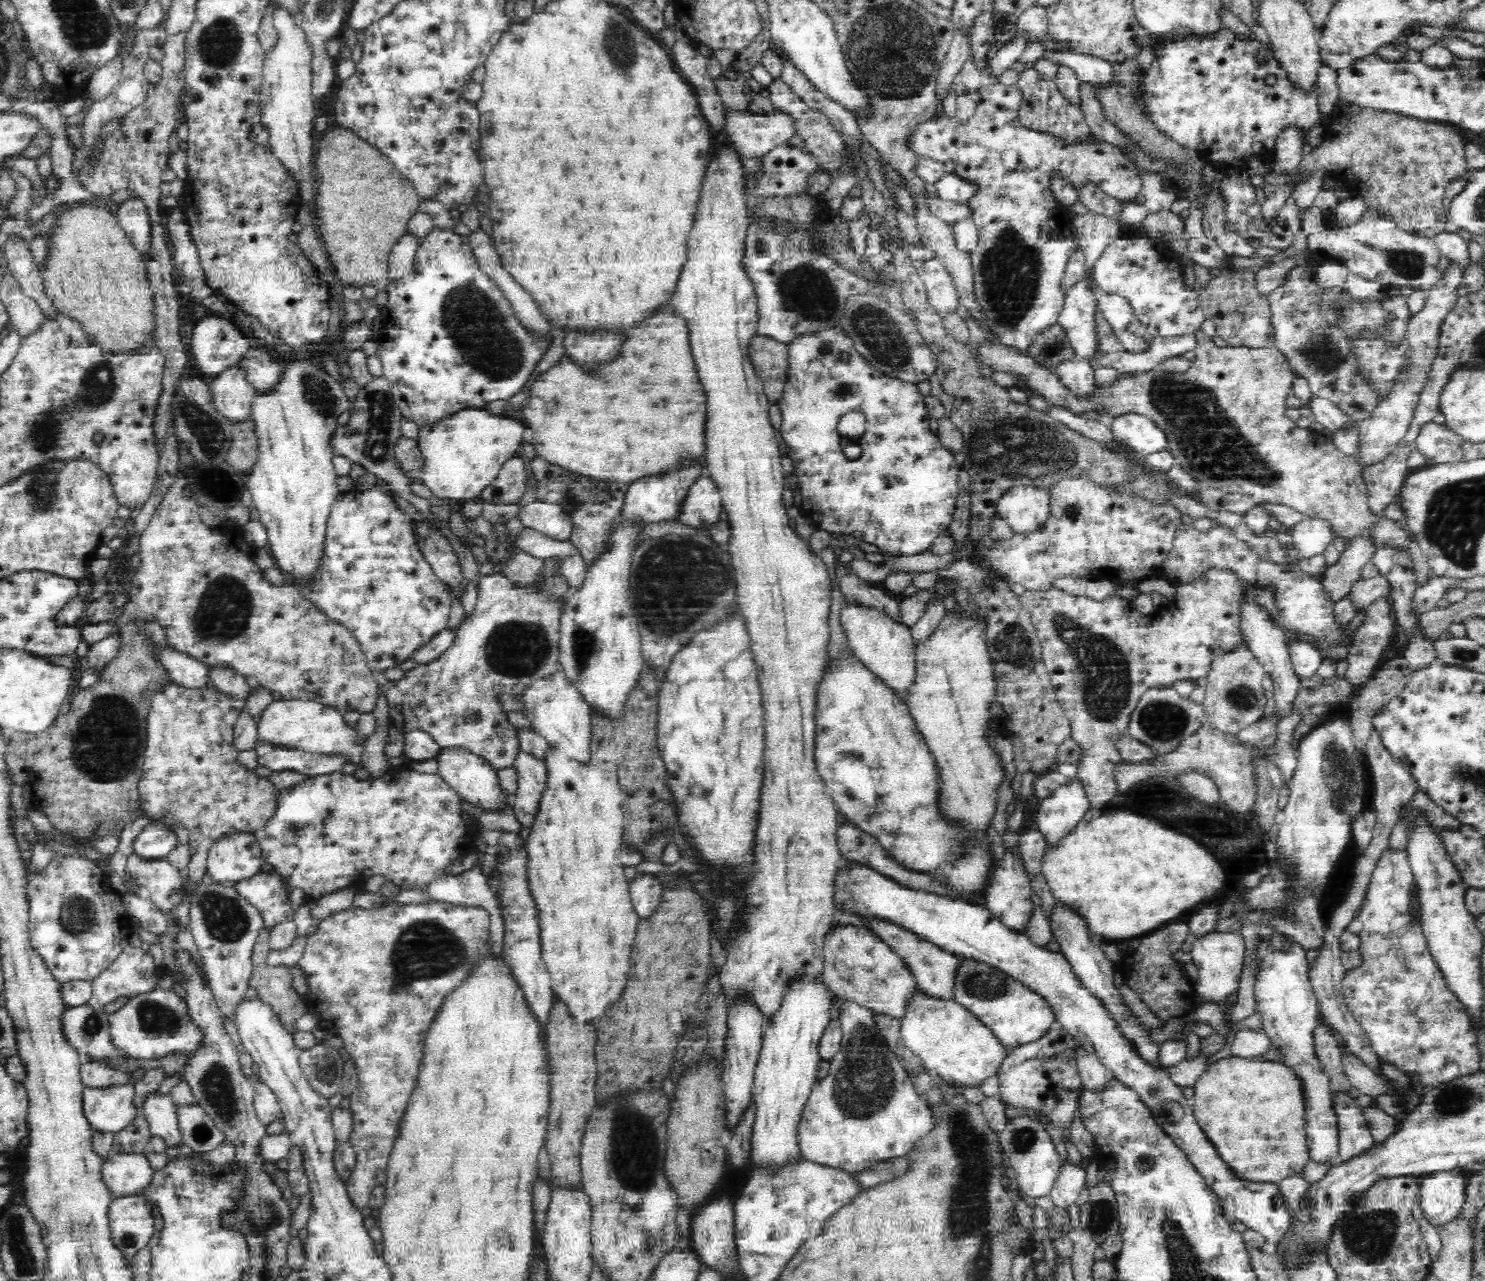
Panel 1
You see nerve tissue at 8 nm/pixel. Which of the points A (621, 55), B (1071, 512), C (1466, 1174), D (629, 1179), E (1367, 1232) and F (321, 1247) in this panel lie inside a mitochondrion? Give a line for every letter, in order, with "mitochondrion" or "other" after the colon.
A: mitochondrion
B: mitochondrion
C: other
D: mitochondrion
E: mitochondrion
F: other

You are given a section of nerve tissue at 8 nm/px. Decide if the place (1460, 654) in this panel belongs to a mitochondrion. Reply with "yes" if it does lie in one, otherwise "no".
yes

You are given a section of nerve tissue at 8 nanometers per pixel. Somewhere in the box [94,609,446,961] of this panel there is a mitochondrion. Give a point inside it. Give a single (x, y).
(224, 919)

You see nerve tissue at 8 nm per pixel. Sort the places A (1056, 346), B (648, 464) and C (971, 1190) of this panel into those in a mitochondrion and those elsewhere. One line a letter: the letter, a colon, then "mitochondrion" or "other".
A: mitochondrion
B: other
C: mitochondrion

